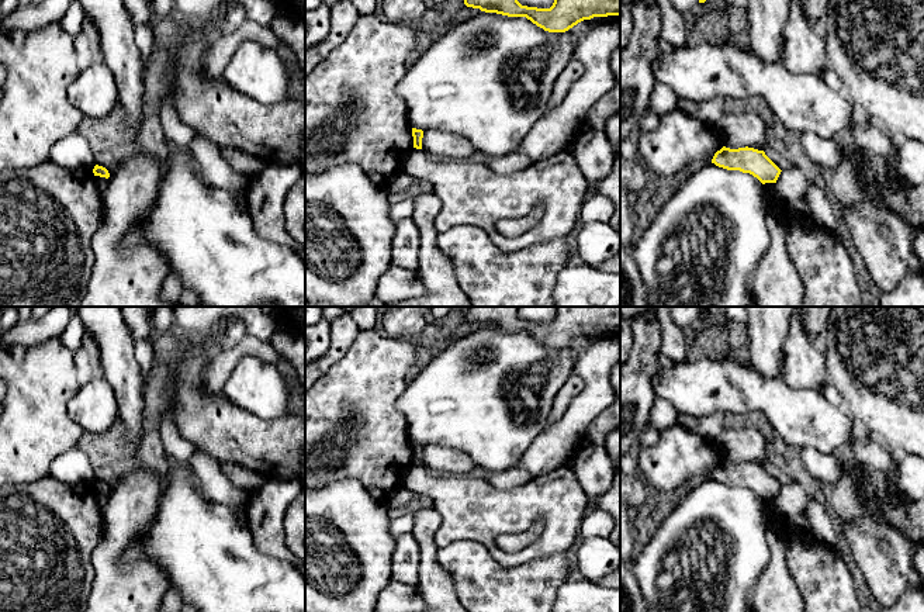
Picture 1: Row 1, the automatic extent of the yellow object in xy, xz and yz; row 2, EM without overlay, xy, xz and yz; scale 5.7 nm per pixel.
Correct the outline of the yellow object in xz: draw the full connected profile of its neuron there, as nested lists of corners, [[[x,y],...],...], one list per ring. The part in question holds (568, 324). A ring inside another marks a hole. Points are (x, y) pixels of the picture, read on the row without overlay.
[[[471,307],[463,315],[467,322],[485,328],[496,328],[508,332],[526,332],[537,342],[548,348],[565,348],[584,335],[593,332],[620,331],[620,307],[556,307],[550,324],[522,321],[518,317],[520,307]]]

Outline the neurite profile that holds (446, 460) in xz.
[[[440,445],[423,446],[422,464],[446,476],[468,476],[475,468],[468,454]]]

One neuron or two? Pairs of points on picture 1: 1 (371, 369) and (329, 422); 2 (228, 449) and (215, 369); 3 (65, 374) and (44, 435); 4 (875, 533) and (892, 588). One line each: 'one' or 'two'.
1: one
2: two
3: one
4: one

